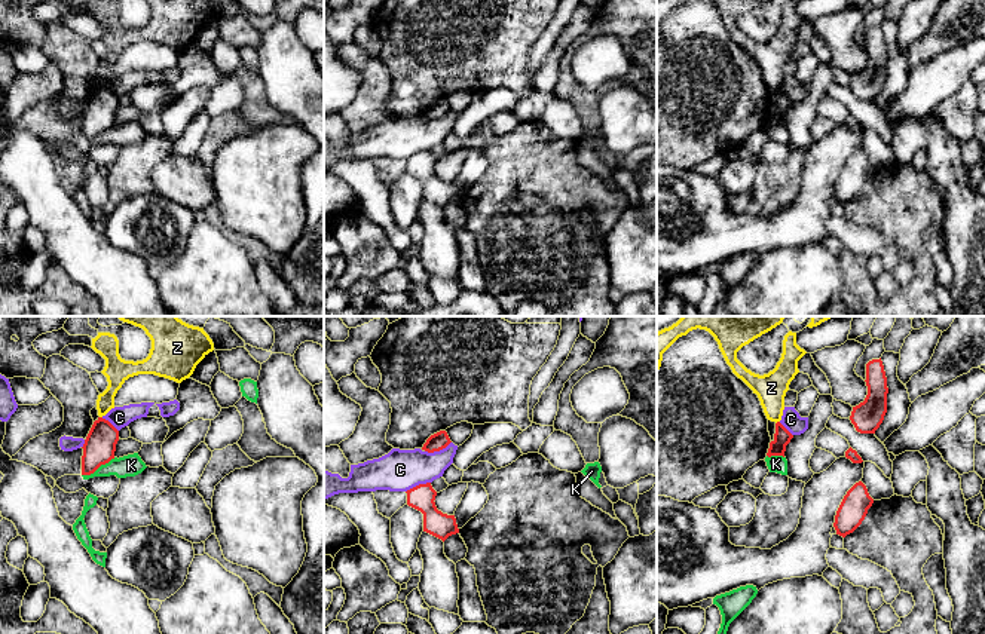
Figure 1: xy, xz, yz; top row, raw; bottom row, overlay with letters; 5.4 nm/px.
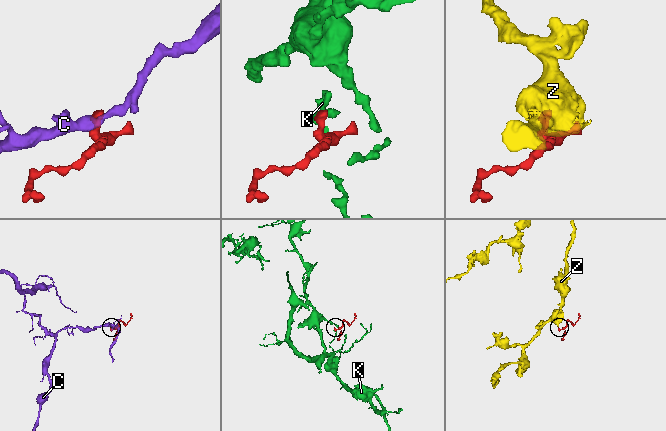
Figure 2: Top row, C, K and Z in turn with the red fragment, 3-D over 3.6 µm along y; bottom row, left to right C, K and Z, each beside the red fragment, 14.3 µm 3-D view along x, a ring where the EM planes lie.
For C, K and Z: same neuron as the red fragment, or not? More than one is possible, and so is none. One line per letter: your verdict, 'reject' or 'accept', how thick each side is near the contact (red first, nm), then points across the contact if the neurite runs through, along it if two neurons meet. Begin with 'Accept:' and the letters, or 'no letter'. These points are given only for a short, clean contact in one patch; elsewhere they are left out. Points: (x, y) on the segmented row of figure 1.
Accept: no letter
C: reject | 90/220 nm | along xz (450, 441), (439, 450), (425, 452)
K: reject | 170/120 nm | along xy (115, 458), (101, 463), (92, 472), (82, 475)
Z: reject | 90/170 nm | along yz (779, 420), (776, 423)

